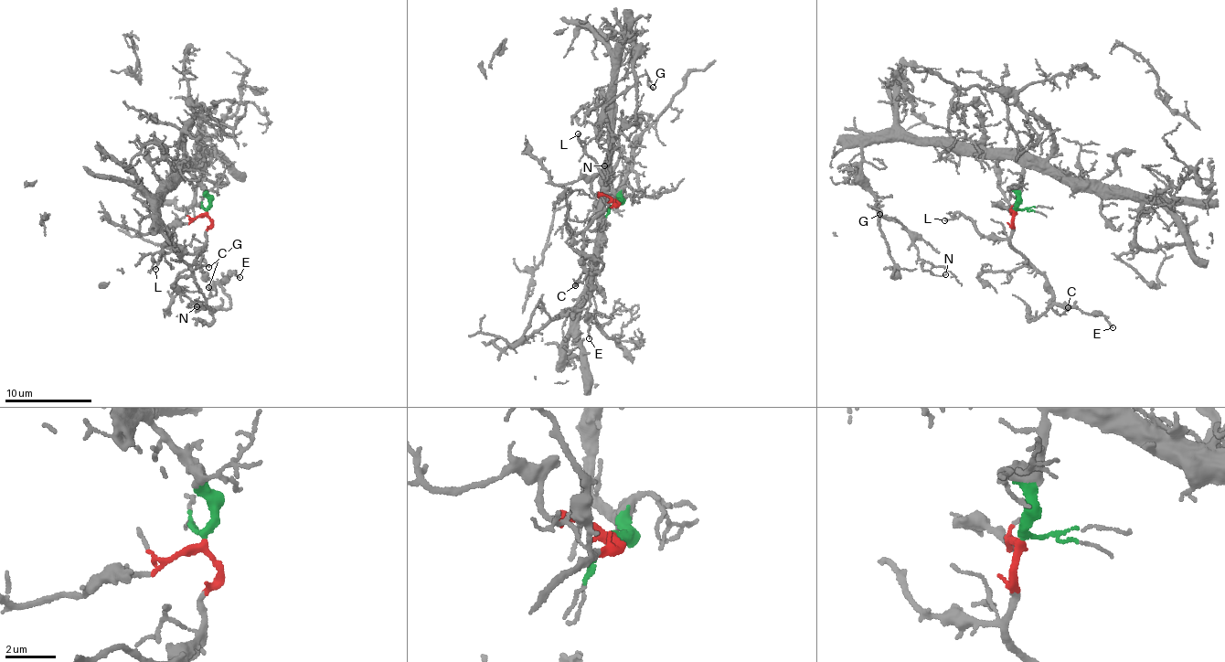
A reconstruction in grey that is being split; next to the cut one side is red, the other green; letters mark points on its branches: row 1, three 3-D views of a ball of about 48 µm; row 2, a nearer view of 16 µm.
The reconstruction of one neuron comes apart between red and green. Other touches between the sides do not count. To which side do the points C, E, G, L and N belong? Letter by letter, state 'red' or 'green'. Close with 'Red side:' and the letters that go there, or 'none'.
C: red
E: red
G: green
L: red
N: green
Red side: C, E, L

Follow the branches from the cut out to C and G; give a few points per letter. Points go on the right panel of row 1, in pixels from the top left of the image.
C: (1015, 209), (1008, 245), (1044, 277), (1055, 311), (1062, 314), (1068, 306)
G: (1015, 209), (1021, 169), (1011, 159), (883, 139), (861, 149), (860, 167), (877, 206), (872, 206), (880, 215)

